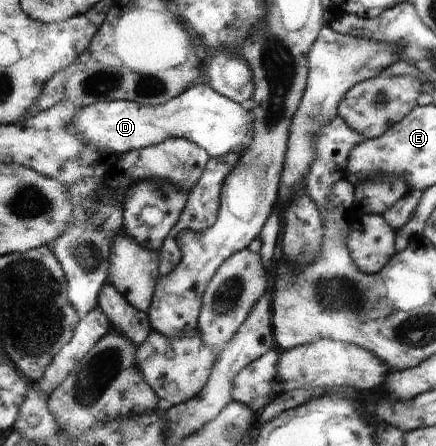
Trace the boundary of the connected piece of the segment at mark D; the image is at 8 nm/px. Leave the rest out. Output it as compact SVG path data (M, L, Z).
M201 81L182 95L161 105L139 105L132 101L100 101L79 112L76 130L99 147L110 149L119 156L128 151L159 145L163 140L185 138L207 149L211 157L224 156L236 147L246 148L254 136L254 116L237 103Z

